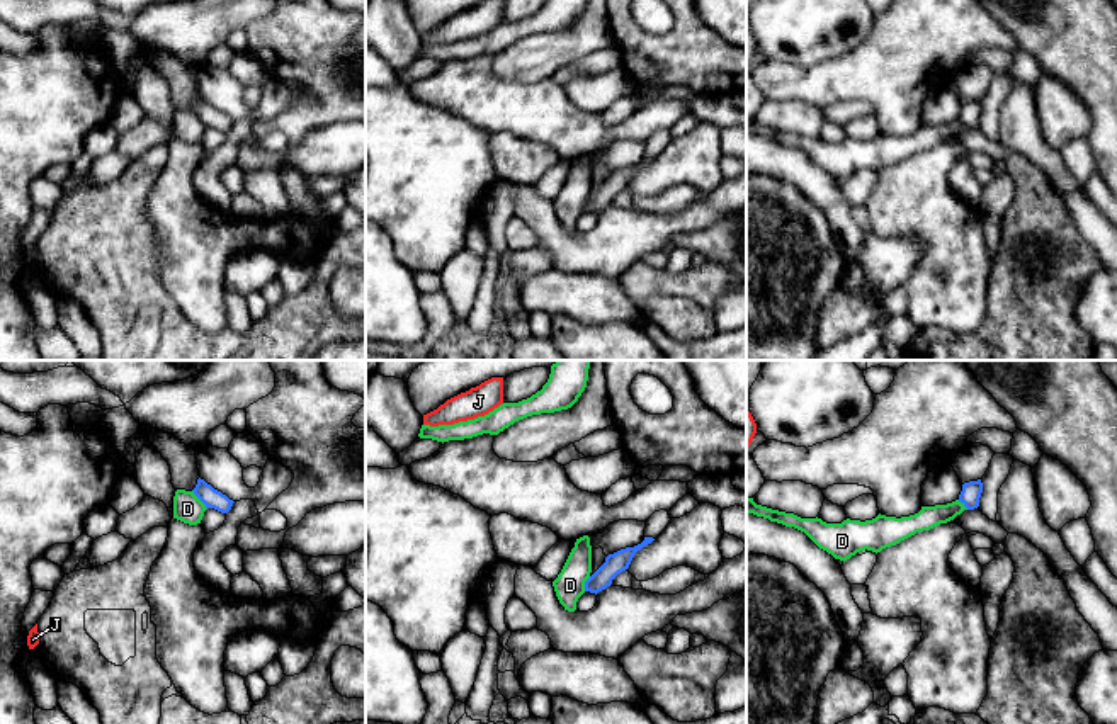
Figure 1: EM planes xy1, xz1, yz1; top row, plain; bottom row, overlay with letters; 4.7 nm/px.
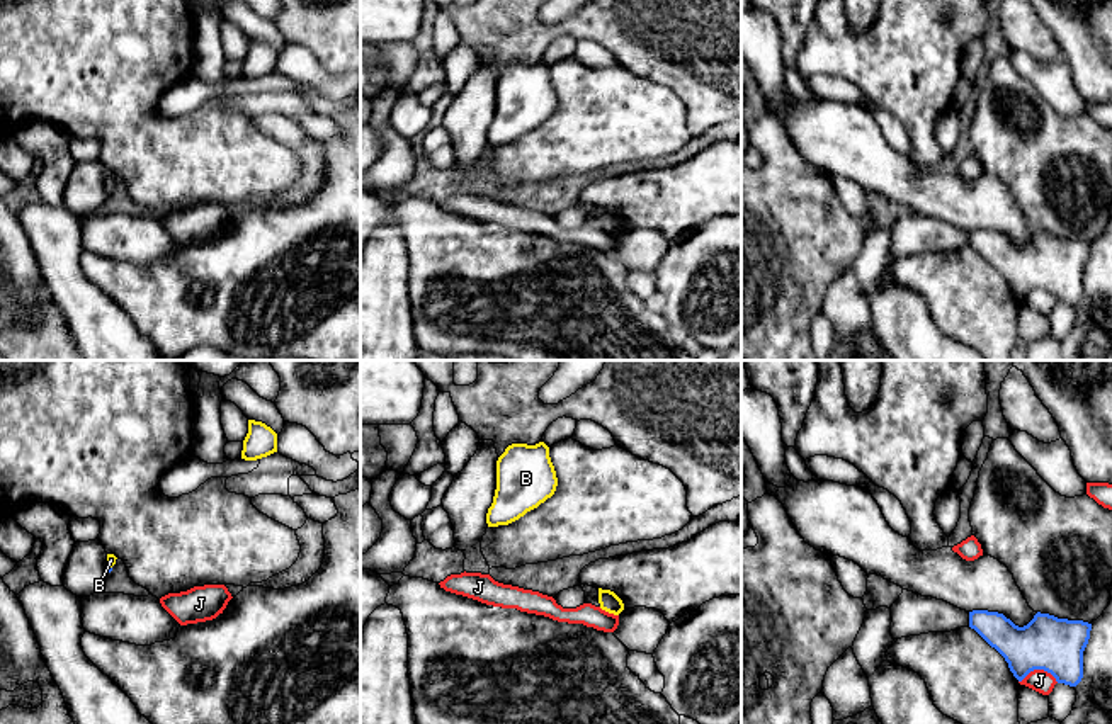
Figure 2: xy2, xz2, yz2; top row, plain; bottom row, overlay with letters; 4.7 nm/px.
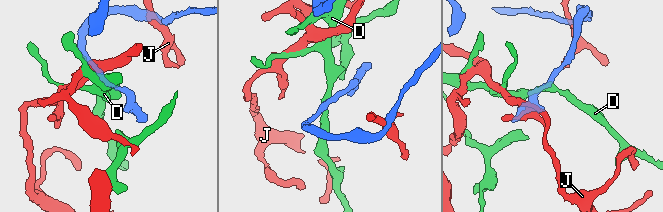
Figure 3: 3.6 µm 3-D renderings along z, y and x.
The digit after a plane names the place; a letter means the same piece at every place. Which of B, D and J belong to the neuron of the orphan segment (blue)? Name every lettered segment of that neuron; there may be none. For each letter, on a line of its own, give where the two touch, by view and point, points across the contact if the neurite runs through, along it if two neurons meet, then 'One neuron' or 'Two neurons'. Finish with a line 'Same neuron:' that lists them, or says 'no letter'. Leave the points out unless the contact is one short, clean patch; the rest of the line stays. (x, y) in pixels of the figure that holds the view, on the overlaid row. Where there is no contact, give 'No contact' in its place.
B: Touches blue at xy2 (109, 566). Path across: xy2 (109, 568), (109, 566), (111, 559). One neuron
D: Touches blue at xy1 (199, 498). Boundary: xy1 (192, 490), (206, 509). Two neurons
J: Touches blue at yz2 (1039, 668). Two neurons
Same neuron: B

